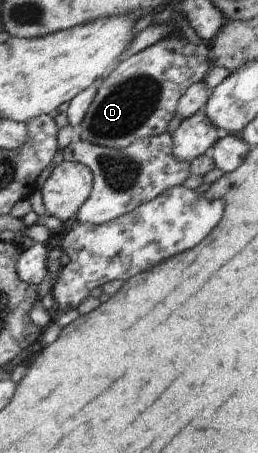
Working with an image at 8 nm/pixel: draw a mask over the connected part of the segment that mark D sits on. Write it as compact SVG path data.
M181 31L174 32L119 62L109 76L103 78L101 87L77 129L78 137L102 147L122 149L140 138L156 137L167 133L167 126L177 116L178 106L185 92L195 83L205 80L205 76L213 66L212 50L209 50L207 45L193 44L185 39Z

